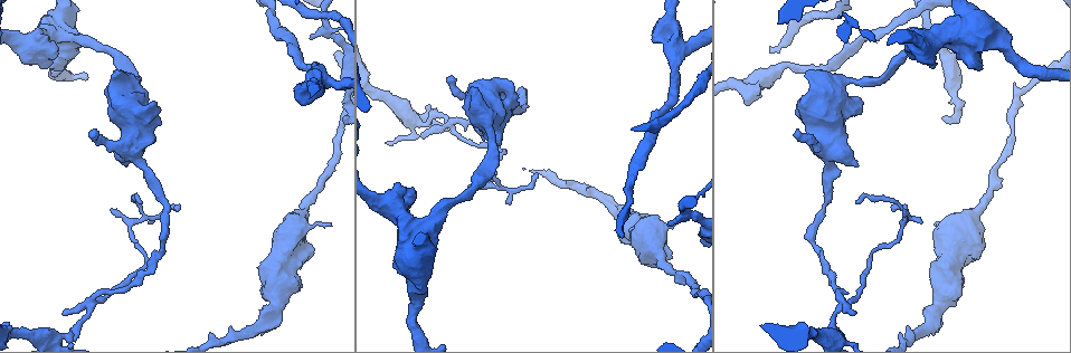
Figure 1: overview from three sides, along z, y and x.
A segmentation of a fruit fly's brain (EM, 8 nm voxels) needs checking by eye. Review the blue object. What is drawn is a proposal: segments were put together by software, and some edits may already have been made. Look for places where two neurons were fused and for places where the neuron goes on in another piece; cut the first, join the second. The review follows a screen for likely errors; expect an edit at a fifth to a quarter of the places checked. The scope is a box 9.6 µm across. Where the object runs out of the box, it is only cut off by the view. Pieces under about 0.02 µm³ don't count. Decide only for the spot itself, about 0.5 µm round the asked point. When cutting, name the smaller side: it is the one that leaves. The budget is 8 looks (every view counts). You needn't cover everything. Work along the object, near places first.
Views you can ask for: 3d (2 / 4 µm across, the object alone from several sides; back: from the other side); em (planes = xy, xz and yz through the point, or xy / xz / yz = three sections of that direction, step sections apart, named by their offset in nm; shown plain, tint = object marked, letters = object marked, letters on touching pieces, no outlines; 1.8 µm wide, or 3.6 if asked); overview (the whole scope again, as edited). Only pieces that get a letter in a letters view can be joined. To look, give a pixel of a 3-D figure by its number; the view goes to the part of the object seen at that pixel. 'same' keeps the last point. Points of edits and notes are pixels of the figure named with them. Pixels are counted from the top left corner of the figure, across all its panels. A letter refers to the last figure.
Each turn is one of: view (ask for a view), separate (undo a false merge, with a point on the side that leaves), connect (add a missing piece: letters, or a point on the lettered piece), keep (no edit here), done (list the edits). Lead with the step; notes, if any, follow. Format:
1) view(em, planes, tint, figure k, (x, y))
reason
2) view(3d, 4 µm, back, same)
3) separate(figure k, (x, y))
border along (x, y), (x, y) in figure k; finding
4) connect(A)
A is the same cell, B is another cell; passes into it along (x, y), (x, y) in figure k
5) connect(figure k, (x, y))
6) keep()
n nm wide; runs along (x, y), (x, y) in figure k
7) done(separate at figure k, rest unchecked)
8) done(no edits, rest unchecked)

view(3d, 4 µm, figure 1, (489, 184))
abrupt turn

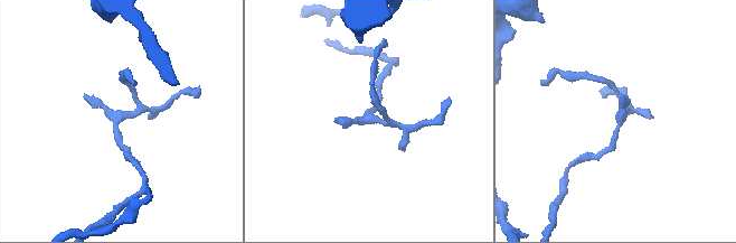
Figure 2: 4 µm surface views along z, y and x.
view(em, xy, step 4, letters, figure 2, (370, 114))
now the EM

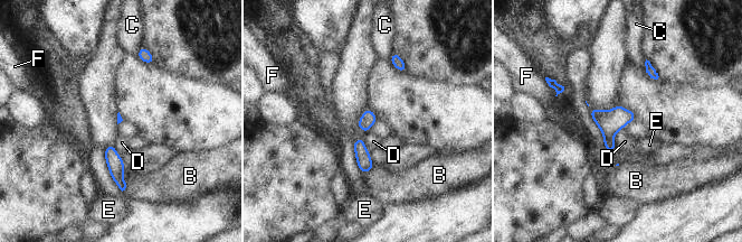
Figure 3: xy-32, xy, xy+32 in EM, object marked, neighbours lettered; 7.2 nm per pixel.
keep()
40 nm wide; B, C, D, E and F are other cells; border along (622, 128), (615, 135), (614, 140) in figure 3; one neuron here

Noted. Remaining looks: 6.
view(em, planes, letters, figure 1, (451, 125))
sharp bend

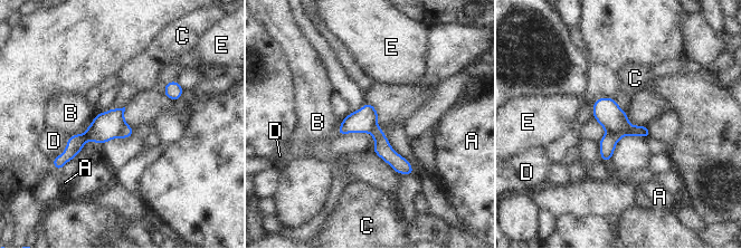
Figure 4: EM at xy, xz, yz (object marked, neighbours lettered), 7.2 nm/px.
separate(figure 4, (607, 144))
D touches over 200 nm; A, B, C, D and E are other cells; the part that leaves runs along (376, 128), (381, 145), (410, 172) in figure 4; two neurons meet here

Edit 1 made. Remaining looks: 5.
view(overview)

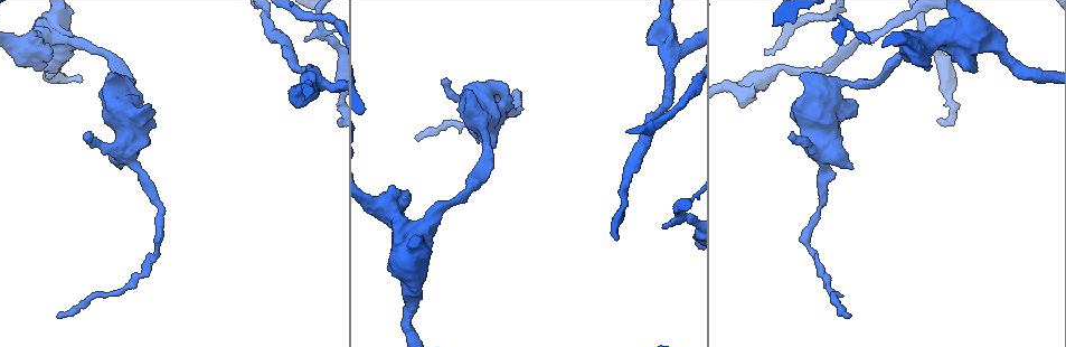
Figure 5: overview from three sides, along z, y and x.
view(3d, 2 µm, figure 5, (289, 95))
an open end

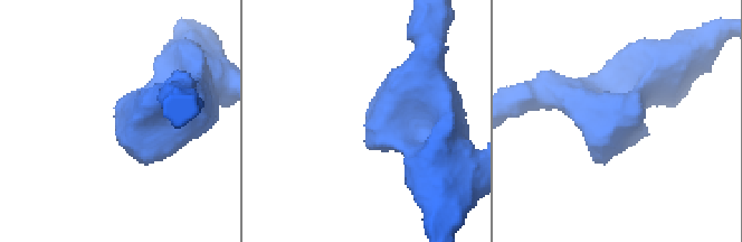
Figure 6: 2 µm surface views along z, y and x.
view(em, planes, letters, figure 6, (367, 147))

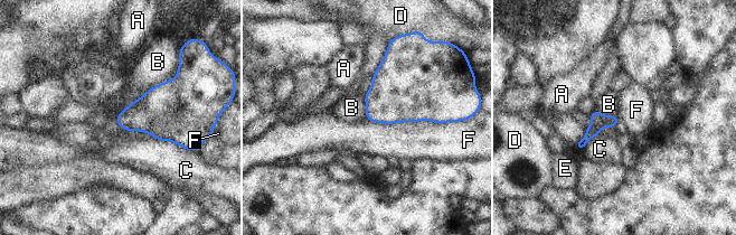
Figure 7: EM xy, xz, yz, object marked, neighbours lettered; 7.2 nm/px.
keep()
A, B, C, D, E and F are other cells; runs along (615, 119), (603, 121), (578, 146) in figure 7; none of them fits

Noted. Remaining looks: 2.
done(separate at figure 4, rest unchecked)

